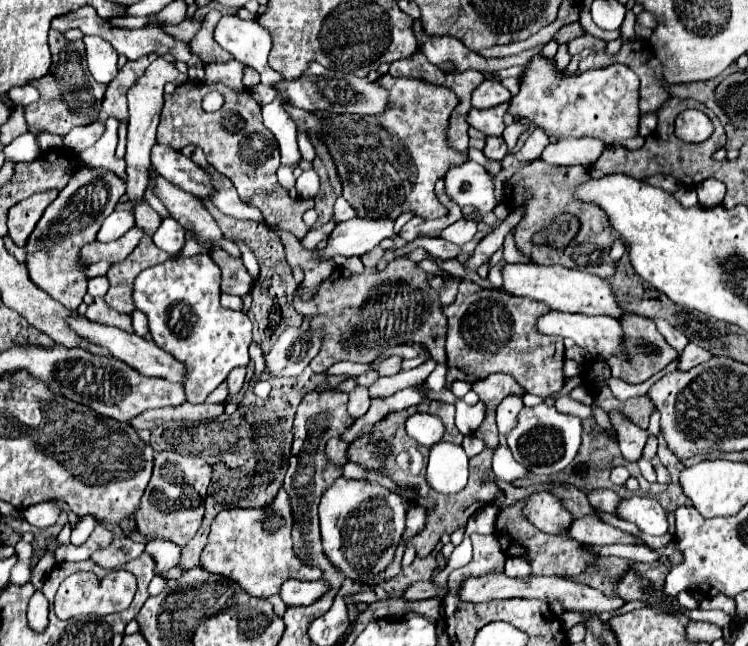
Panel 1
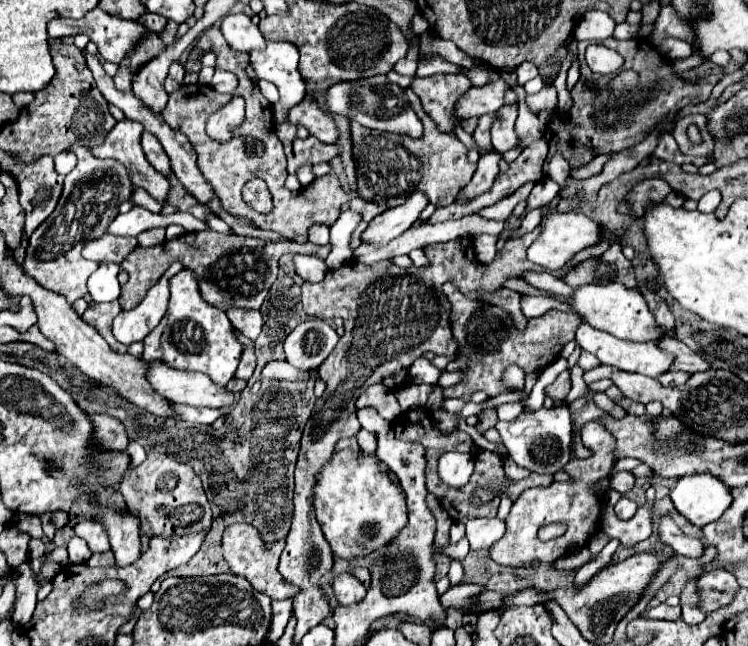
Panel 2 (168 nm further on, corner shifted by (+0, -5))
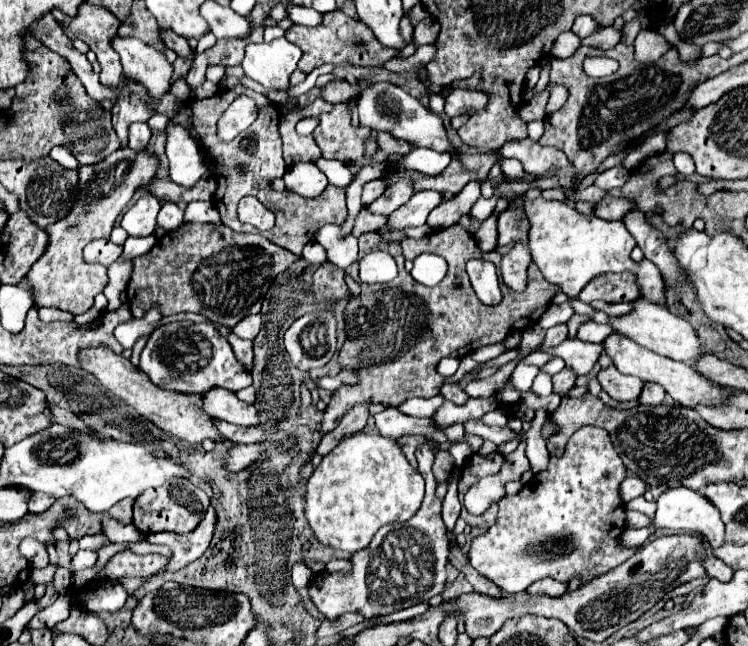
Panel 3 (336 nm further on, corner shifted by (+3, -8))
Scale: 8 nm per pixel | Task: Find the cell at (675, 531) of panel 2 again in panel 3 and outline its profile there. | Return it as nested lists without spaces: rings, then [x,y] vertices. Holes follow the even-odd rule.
[[[708,554],[704,560],[702,560],[702,566],[706,568],[708,576],[710,578],[718,578],[718,580],[730,580],[732,576],[732,568],[728,564],[724,564],[720,558],[716,558],[714,554]]]

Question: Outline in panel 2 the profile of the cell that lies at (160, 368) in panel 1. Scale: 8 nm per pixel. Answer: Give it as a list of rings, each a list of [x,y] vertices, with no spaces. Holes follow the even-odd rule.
[[[163,361],[149,363],[147,379],[159,395],[163,395],[173,403],[223,409],[223,407],[231,407],[235,401],[233,393],[229,393],[221,385],[215,385],[211,377],[203,373],[177,371],[167,367]]]

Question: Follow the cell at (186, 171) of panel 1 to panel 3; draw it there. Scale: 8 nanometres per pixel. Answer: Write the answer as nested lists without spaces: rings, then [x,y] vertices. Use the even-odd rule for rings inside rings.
[[[132,124],[130,126],[130,144],[128,146],[136,152],[142,152],[142,150],[148,148],[150,138],[152,138],[152,132],[150,132],[148,124]]]

